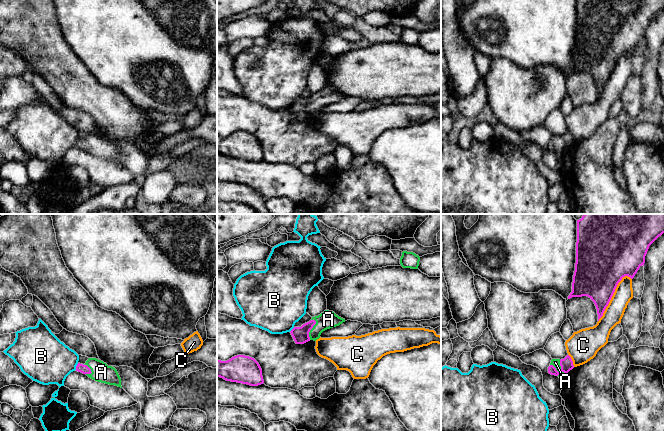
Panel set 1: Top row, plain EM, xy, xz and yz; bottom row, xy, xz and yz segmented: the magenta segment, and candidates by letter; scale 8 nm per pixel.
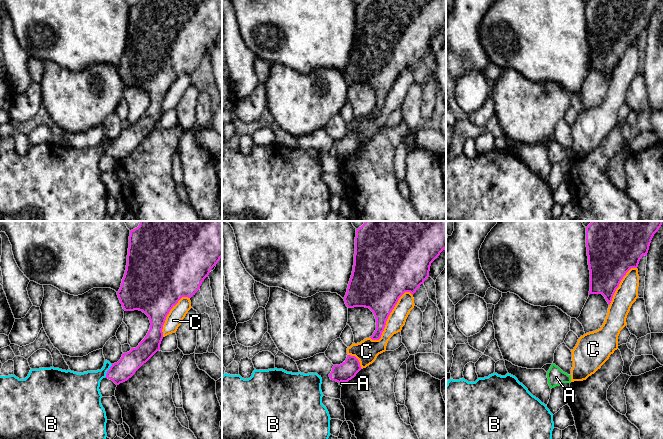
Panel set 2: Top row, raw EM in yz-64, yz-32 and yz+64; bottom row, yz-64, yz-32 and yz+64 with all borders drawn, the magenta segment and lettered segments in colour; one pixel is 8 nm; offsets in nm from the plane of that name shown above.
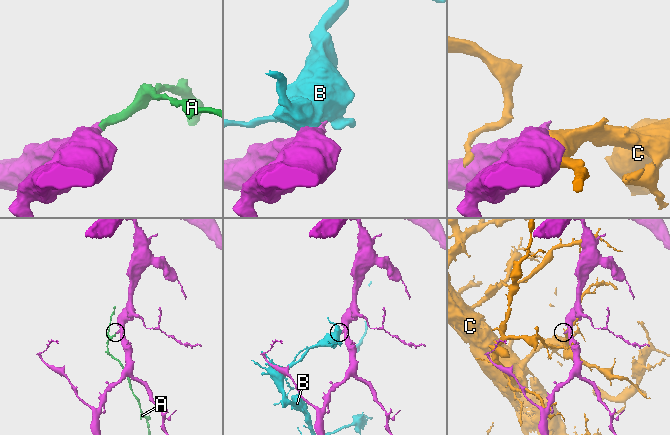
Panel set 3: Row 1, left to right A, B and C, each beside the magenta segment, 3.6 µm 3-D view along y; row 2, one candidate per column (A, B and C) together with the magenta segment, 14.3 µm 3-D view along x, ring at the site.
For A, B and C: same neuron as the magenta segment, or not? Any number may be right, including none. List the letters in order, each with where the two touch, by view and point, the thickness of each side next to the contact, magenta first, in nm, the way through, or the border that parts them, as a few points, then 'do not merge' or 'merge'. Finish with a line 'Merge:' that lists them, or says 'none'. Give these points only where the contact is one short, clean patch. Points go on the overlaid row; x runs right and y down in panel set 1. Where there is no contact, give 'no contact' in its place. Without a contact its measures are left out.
A: yz (557, 371) | 100/60 nm | across yz (566, 364), (557, 371), (555, 362) | merge
B: xy (76, 366) | 70/380 nm | do not merge
C: yz (612, 295) | 400/150 nm | do not merge
Merge: A

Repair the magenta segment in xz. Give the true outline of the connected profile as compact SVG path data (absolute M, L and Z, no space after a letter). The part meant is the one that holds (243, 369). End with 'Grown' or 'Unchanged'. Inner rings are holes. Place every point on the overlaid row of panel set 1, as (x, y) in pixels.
M237 355L227 361L217 359L217 377L250 386L264 383L259 363L245 355Z. Unchanged

